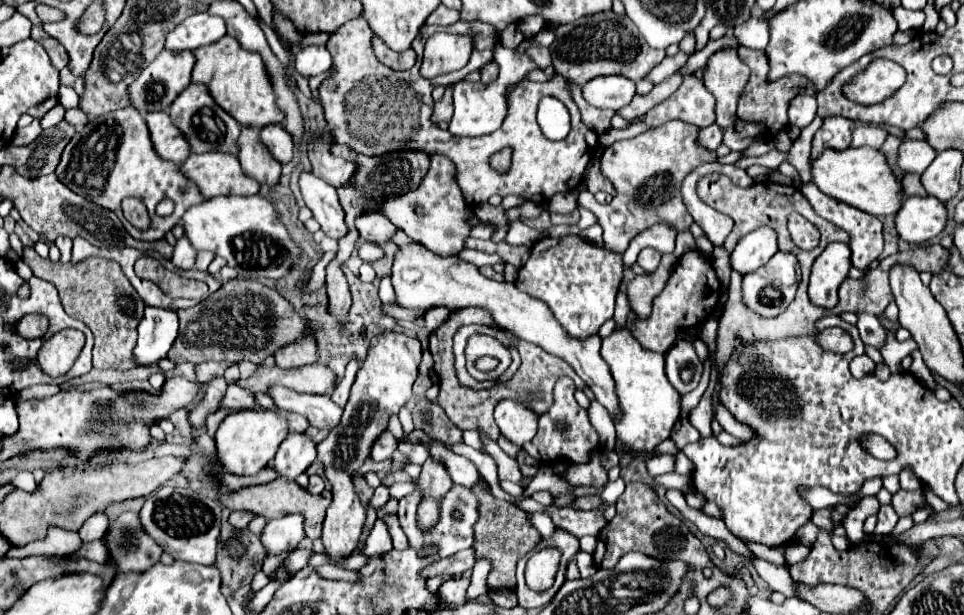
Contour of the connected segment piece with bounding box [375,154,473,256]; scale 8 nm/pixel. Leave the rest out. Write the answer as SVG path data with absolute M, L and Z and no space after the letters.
M441 154L431 156L429 172L423 176L417 190L409 190L403 196L389 196L387 204L377 204L375 210L387 216L413 242L423 244L437 256L457 256L465 248L465 240L471 232L469 220L473 216L473 208L465 204L455 180L455 164Z

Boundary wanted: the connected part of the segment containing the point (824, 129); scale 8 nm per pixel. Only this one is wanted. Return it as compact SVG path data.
M831 116L823 120L823 126L813 136L813 148L811 148L809 162L813 162L819 156L819 152L823 152L825 148L831 148L831 150L849 148L851 130L853 130L853 122L843 116Z

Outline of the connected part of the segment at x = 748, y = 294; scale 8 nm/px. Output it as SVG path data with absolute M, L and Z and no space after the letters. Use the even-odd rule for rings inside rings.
M777 252L765 266L757 268L749 276L743 276L743 302L763 318L773 318L785 312L789 302L795 298L797 286L801 282L801 272L795 254L791 252Z

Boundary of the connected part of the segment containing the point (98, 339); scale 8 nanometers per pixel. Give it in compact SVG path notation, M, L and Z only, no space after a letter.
M31 246L23 248L23 262L33 270L41 280L51 282L59 290L61 304L65 312L83 324L95 334L93 348L93 366L99 370L115 368L129 370L136 367L133 348L137 344L137 324L139 324L139 300L137 290L131 286L127 276L121 272L121 266L113 260L93 256L81 264L61 264L41 258Z

